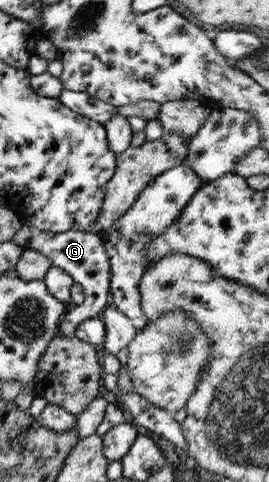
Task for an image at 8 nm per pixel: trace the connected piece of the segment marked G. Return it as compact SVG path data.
M63 231L63 233L43 233L37 232L29 239L27 246L31 250L39 251L49 259L51 266L62 269L74 284L78 284L83 291L83 301L75 305L64 315L58 323L56 329L60 335L71 337L74 335L75 328L84 319L98 317L109 304L109 263L105 254L100 235L91 235L85 231Z

